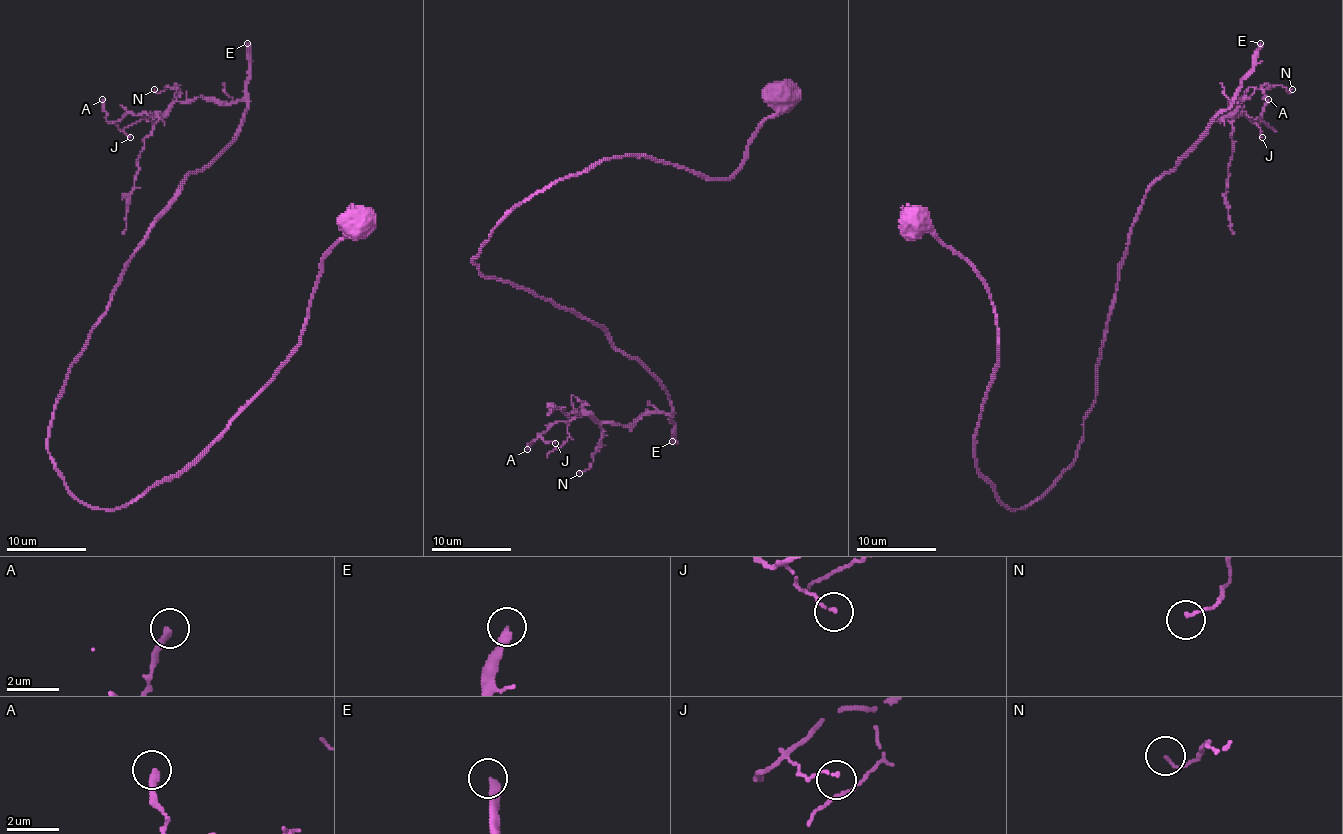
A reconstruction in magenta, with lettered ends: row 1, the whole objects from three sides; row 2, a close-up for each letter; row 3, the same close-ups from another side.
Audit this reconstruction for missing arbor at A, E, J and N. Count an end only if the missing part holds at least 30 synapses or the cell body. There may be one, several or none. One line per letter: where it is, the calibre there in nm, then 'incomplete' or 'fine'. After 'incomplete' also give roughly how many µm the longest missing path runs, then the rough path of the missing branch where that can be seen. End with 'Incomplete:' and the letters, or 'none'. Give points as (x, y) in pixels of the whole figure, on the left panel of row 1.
A: at (102, 99); 280 nm thick; fine
E: at (247, 43); 320 nm thick; incomplete; about 180 µm are missing
J: at (130, 137); 110 nm thick; fine
N: at (154, 89); 110 nm thick; fine
Incomplete: E

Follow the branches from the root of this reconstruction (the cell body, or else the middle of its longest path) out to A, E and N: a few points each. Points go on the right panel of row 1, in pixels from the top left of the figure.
A: (913, 222), (989, 294), (975, 461), (1023, 509), (1075, 457), (1142, 200), (1232, 101), (1258, 123), (1268, 99)
E: (913, 222), (989, 294), (997, 368), (975, 461), (1023, 509), (1075, 457), (1142, 200), (1230, 105), (1260, 43)
N: (913, 222), (989, 294), (997, 368), (975, 461), (1023, 509), (1075, 457), (1148, 190), (1250, 87), (1292, 89)

